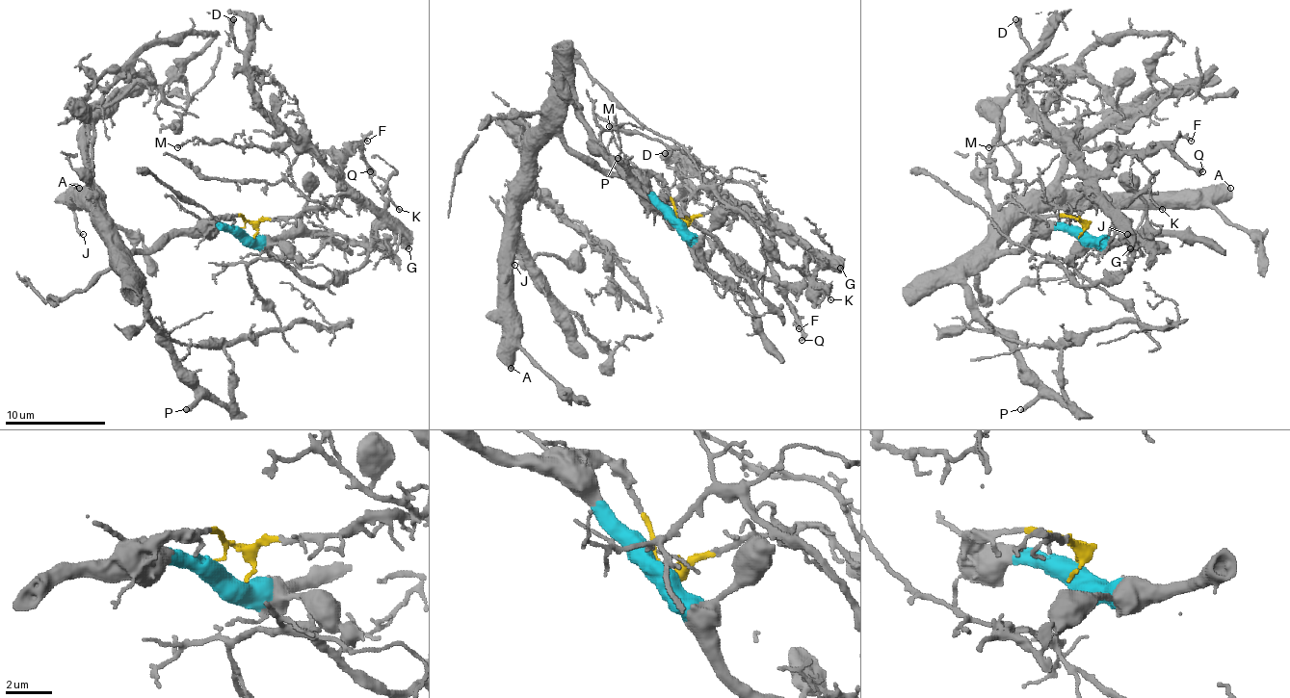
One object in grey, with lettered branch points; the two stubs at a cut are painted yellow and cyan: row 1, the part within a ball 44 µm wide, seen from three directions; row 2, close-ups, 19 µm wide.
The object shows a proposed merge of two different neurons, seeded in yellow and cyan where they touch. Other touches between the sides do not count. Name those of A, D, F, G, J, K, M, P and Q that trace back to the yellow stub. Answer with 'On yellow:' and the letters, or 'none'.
On yellow: D, F, G, K, M, Q

